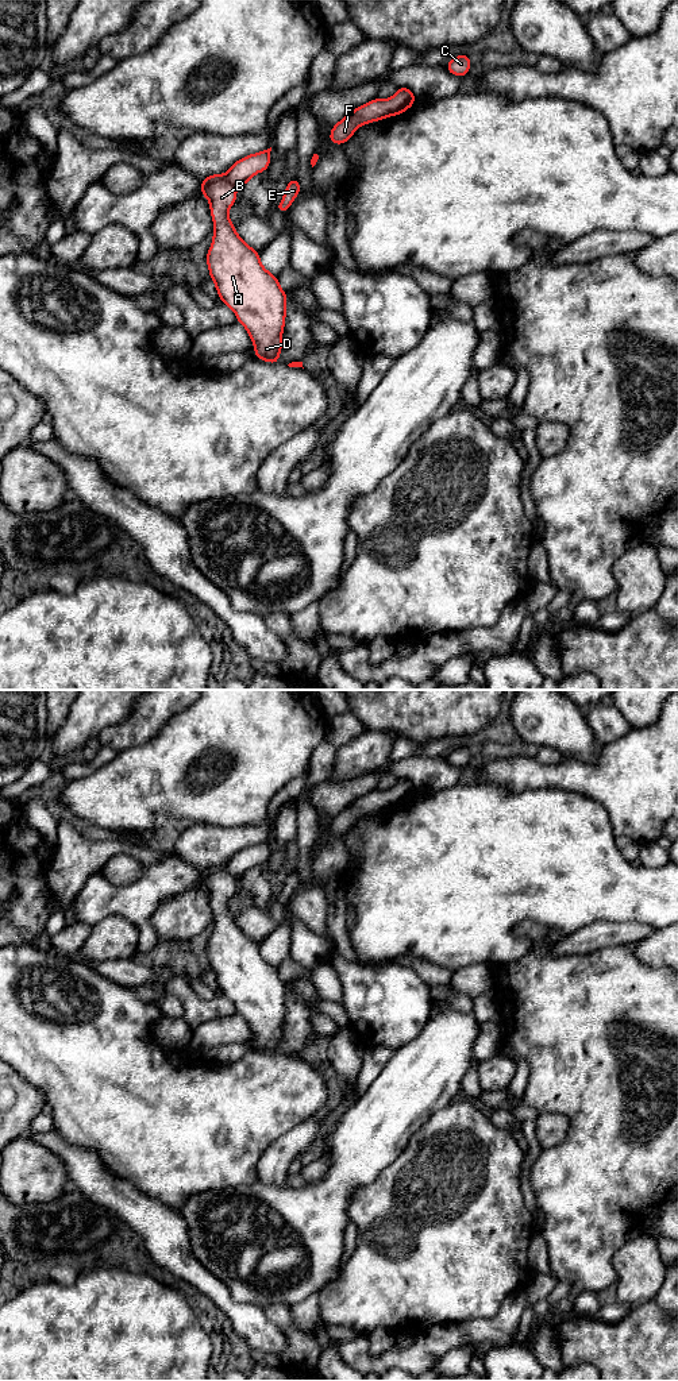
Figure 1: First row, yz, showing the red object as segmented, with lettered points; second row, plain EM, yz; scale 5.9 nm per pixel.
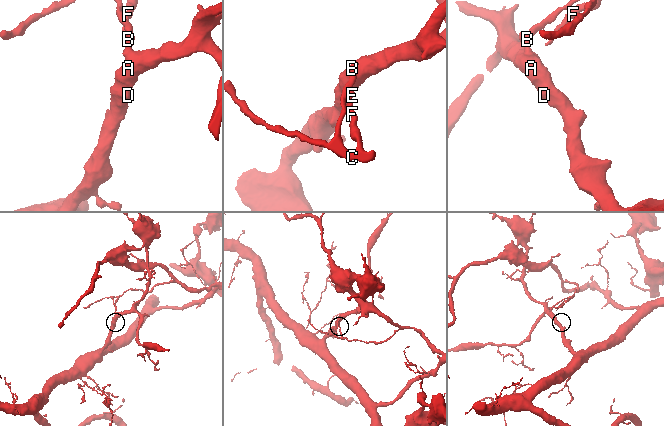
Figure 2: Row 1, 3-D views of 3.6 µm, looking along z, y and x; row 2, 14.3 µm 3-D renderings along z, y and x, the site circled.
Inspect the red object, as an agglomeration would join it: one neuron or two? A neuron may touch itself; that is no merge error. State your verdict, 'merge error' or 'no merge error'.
merge error

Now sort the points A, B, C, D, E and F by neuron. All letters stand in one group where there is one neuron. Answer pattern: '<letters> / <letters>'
A B D / C E F

